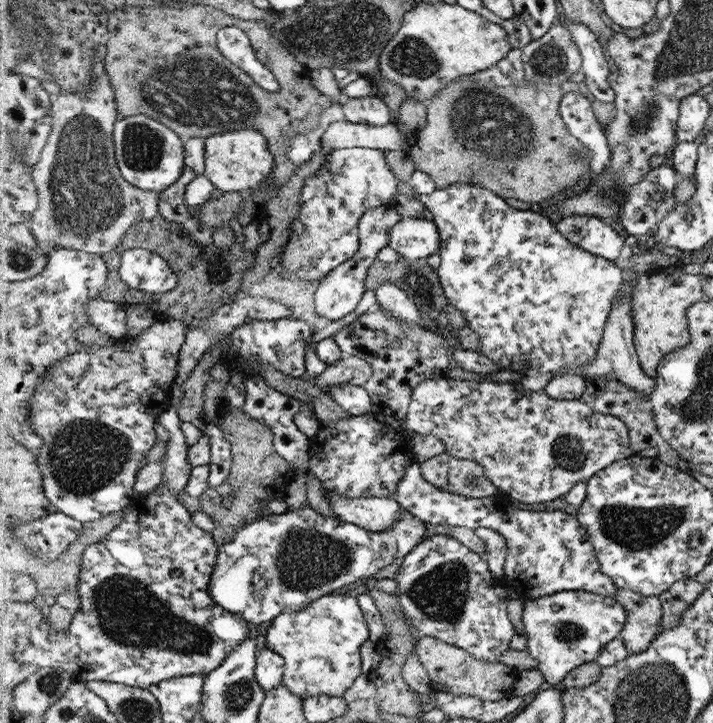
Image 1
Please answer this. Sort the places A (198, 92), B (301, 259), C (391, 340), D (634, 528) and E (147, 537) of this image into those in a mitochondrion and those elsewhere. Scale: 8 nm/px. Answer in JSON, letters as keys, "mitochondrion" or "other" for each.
{"A":"mitochondrion","B":"mitochondrion","C":"mitochondrion","D":"mitochondrion","E":"other"}

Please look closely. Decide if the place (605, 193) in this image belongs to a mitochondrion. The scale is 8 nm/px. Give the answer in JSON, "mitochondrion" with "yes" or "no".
{"mitochondrion":"yes"}

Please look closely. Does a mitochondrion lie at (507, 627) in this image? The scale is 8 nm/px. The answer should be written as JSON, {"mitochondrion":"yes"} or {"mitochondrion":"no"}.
{"mitochondrion":"no"}

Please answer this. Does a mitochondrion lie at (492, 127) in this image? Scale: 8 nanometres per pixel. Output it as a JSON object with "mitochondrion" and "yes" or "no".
{"mitochondrion":"yes"}

